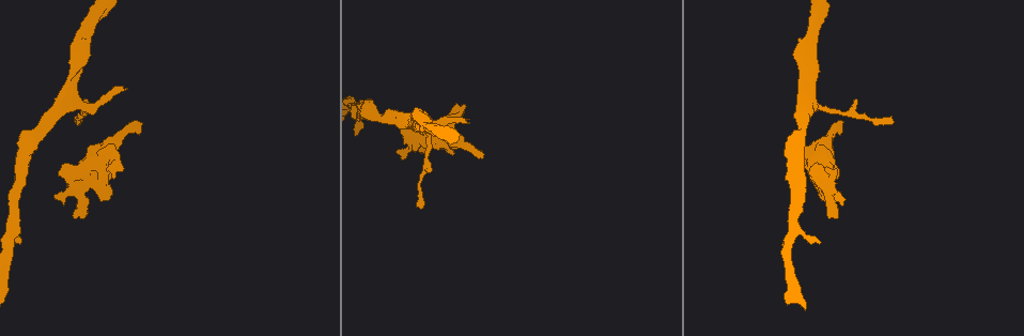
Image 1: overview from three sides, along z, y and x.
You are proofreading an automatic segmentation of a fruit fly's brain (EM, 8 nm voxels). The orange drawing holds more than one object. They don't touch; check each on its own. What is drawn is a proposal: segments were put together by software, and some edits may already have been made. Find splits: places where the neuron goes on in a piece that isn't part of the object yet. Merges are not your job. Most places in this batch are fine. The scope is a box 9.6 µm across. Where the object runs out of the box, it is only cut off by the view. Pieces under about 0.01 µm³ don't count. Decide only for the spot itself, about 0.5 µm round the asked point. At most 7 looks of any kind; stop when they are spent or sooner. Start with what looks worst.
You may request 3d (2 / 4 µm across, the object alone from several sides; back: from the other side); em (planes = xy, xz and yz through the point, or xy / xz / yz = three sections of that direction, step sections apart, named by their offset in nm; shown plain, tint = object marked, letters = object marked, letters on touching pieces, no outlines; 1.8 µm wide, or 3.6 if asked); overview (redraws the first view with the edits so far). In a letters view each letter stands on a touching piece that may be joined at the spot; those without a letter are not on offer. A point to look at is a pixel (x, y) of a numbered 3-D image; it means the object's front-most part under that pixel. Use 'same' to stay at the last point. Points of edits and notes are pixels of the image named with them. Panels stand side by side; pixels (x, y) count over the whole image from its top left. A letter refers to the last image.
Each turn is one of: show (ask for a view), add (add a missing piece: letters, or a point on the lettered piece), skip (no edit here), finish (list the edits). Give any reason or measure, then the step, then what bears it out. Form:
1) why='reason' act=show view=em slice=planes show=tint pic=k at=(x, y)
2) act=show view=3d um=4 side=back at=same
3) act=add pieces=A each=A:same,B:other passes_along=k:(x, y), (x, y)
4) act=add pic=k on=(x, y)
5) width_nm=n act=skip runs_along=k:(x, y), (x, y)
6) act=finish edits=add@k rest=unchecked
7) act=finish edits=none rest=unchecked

why='branch stops here' act=show view=3d um=2 pic=1 at=(829, 218)

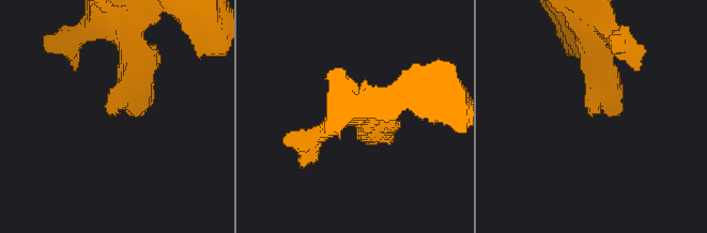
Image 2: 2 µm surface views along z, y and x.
why='need the tissue' act=show view=em um=3.6 slice=yz step=16 show=letters pic=2 at=(113, 111)

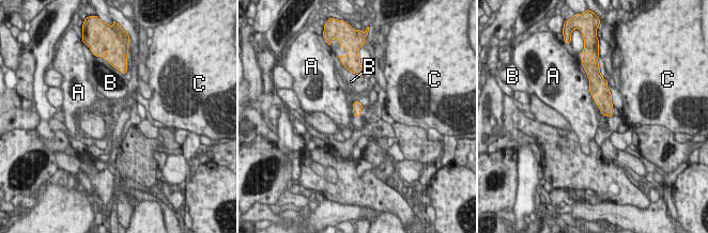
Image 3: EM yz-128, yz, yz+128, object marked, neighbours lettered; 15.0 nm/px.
act=skip each=A:other,B:other,C:other found='no lettered piece goes on from it'

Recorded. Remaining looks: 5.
why='free end' act=show view=em slice=planes show=letters pic=1 at=(455, 106)

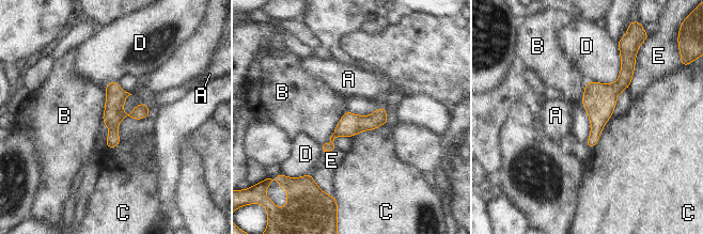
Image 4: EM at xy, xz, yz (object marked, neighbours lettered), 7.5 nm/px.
width_nm=150 act=skip each=A:other,B:other,C:other,D:other,E:other runs_along=4:(624, 61), (591, 144) found='none of them fits'

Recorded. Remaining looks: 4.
why='free end' act=show view=em slice=planes show=letters pic=1 at=(840, 122)

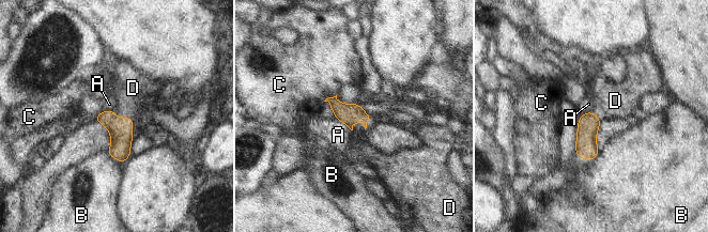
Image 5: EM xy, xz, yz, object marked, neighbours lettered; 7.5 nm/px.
longest_contact=D:180nm act=add pic=5 on=(370, 153) each=A:other,B:other,C:other,D:same found='the neuron continues'

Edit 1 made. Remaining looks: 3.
act=finish edits=add@5 rest=unchecked

